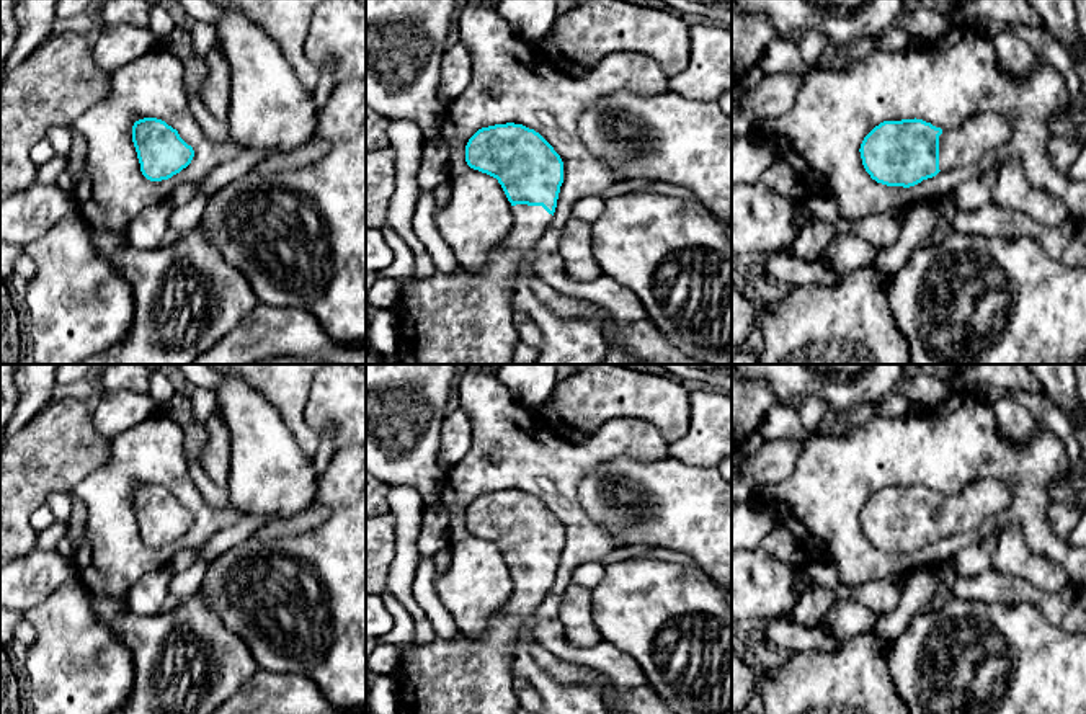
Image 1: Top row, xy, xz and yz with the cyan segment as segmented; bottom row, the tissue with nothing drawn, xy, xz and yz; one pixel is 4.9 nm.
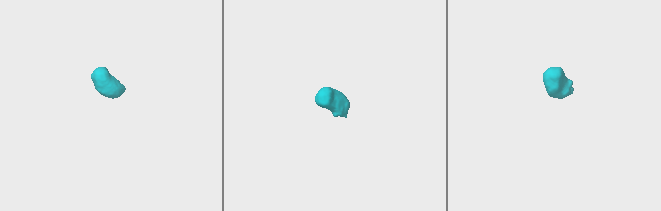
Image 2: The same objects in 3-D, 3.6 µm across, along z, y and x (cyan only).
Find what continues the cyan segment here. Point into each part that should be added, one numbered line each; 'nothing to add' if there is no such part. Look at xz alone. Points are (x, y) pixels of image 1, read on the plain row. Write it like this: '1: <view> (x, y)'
1: xz (462, 675)

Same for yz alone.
1: yz (985, 497)

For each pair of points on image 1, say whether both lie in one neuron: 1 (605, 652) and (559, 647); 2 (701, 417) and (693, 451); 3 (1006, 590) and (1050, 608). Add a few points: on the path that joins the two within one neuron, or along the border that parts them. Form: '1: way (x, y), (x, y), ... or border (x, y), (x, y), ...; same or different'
1: way (593, 655), (570, 654); same
2: way (701, 425), (701, 443); same
3: way (1018, 590), (1039, 598); same

